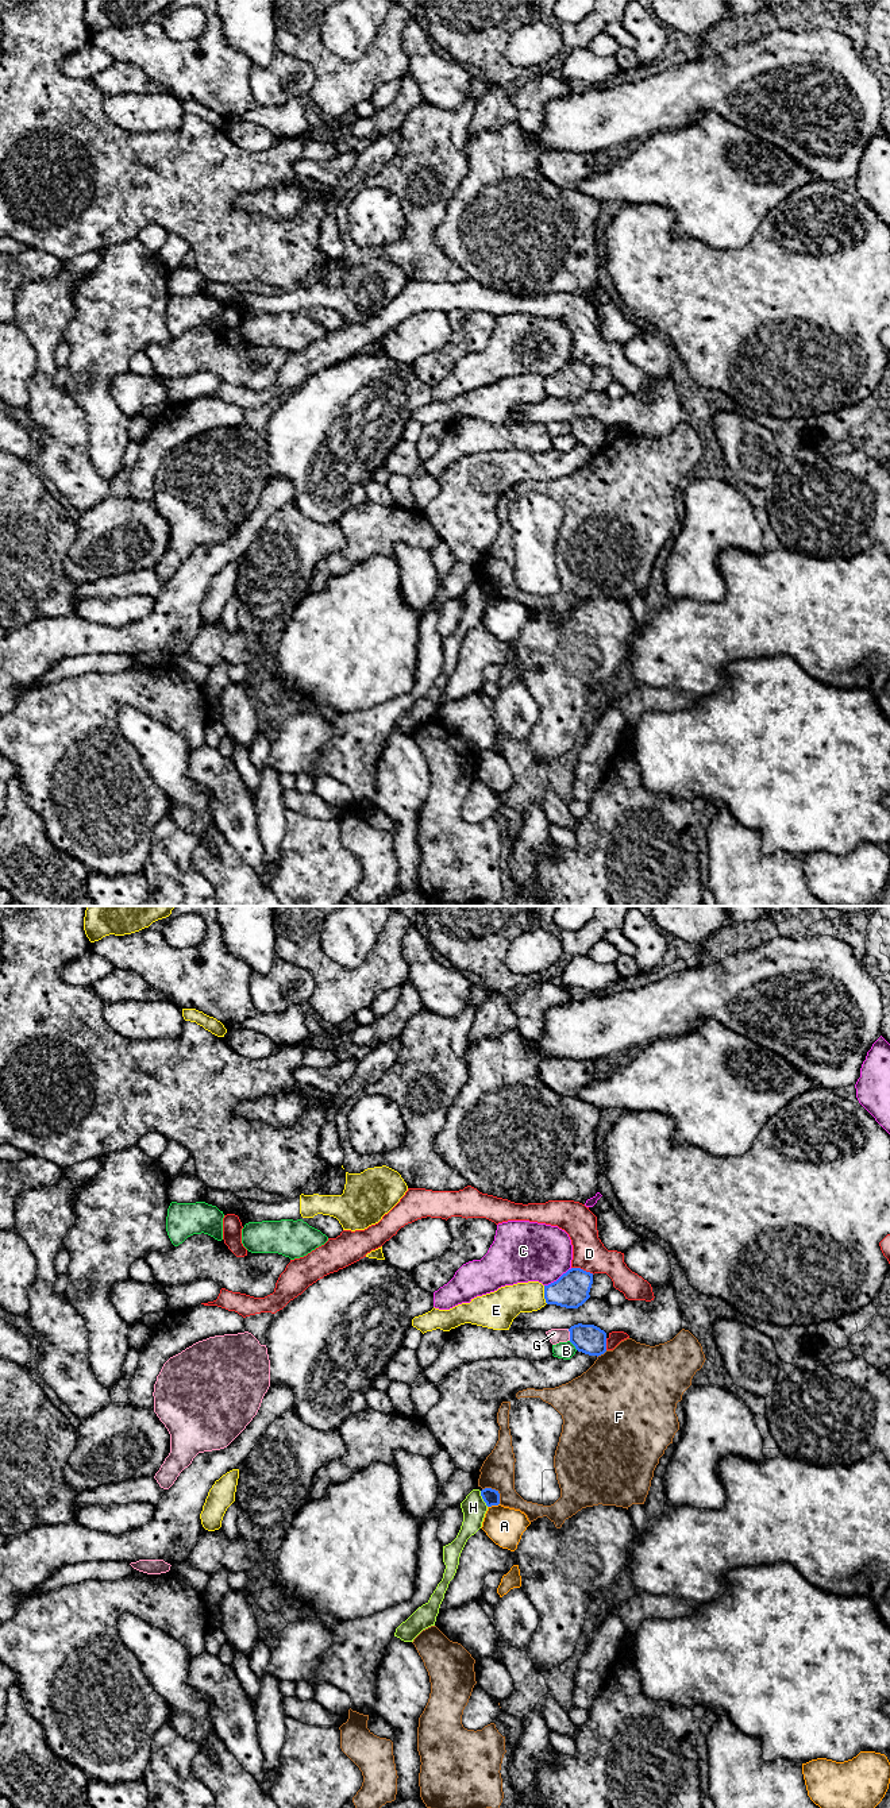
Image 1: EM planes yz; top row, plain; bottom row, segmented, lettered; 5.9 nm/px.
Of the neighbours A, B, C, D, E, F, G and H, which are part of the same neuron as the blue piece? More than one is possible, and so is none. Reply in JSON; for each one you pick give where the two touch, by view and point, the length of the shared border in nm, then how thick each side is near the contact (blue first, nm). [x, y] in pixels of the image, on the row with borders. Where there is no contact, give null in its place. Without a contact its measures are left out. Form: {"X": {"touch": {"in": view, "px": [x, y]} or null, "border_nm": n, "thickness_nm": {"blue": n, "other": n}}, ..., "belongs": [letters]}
{"belongs": []}

